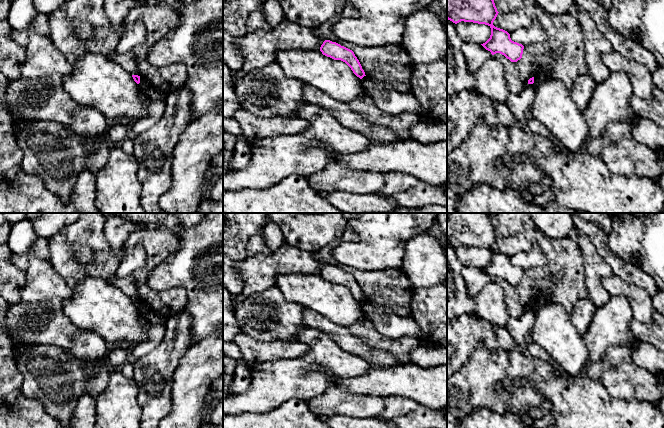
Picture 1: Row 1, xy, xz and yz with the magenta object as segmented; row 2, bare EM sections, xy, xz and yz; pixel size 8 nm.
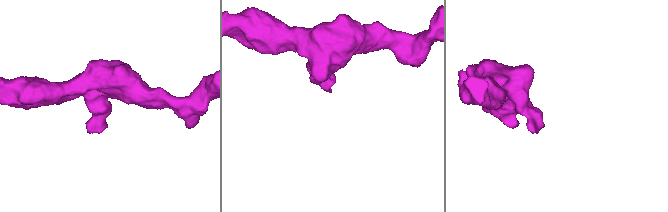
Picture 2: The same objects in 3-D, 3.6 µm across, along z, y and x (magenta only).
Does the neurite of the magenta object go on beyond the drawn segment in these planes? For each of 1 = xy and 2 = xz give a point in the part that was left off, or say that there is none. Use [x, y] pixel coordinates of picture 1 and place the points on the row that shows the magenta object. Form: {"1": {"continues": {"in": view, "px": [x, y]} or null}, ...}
{"1": {"continues": null}, "2": {"continues": null}}

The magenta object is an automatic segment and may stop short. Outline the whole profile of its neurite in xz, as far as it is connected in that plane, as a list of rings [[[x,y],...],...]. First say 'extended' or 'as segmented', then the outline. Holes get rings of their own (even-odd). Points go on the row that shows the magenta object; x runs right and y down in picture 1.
as segmented | [[[325,40],[320,47],[320,51],[327,57],[345,62],[360,79],[366,76],[359,60],[352,50],[341,46],[336,42]]]

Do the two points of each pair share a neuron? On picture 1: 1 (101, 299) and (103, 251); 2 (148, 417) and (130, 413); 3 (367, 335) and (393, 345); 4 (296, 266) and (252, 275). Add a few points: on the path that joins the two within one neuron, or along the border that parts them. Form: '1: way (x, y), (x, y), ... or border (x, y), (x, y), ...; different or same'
1: border (106, 279), (84, 277), (79, 282); different
2: border (137, 393), (137, 404), (141, 409), (141, 417); different
3: way (373, 338), (387, 344); same
4: way (285, 266), (267, 266), (263, 268); same

